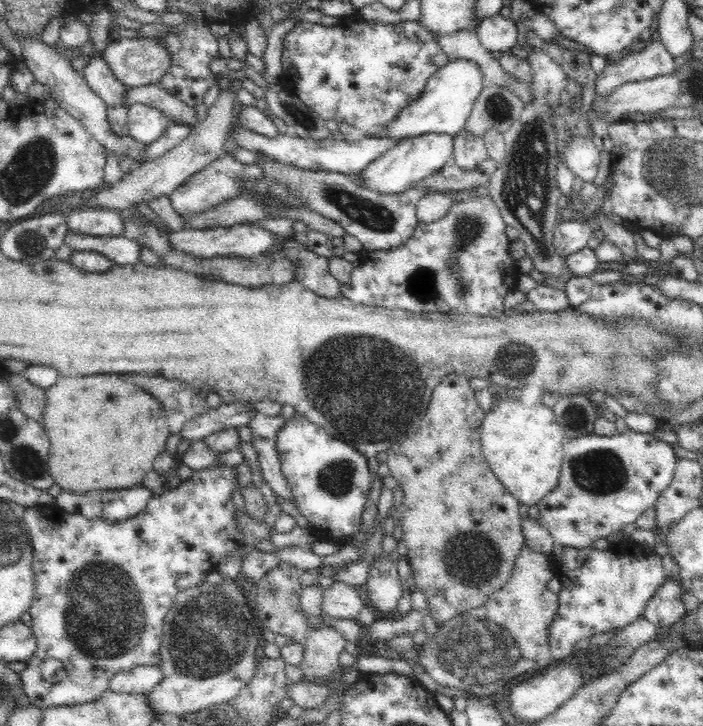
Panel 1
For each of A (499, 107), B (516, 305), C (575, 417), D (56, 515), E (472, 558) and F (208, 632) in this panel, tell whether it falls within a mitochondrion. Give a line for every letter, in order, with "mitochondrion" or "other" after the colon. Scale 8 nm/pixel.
A: mitochondrion
B: other
C: mitochondrion
D: other
E: mitochondrion
F: mitochondrion

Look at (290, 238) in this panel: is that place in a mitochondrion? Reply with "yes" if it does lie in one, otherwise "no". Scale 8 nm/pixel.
no

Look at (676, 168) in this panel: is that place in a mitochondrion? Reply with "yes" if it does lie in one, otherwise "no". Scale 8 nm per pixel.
yes

